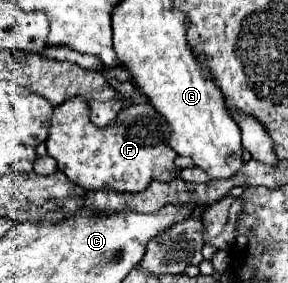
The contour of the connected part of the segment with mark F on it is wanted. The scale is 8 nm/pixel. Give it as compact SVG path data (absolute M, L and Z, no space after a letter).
M75 97L55 107L51 119L49 119L49 137L47 137L47 153L57 159L59 169L73 181L75 185L81 185L87 191L95 189L111 189L117 193L139 193L143 191L151 181L171 181L177 173L175 157L177 153L165 145L165 119L153 109L151 103L139 103L129 105L121 109L121 113L115 117L115 121L107 127L95 127L89 119L89 107L85 99Z

